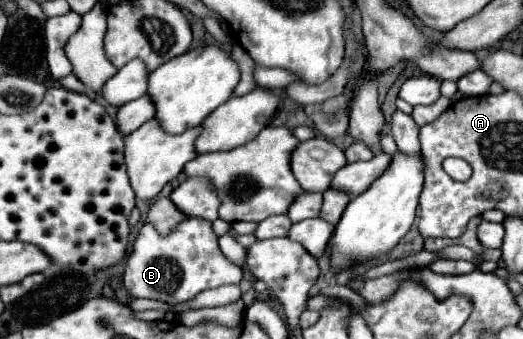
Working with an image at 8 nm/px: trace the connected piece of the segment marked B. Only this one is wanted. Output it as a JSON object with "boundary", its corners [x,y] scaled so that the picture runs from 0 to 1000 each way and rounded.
{"boundary":[[[358,643],[342,655],[319,696],[300,690],[289,661],[277,661],[243,755],[235,832],[258,879],[289,879],[319,897],[358,891],[396,850],[419,850],[426,838],[457,838],[465,796],[430,761],[419,737],[415,690],[403,655],[380,643]]]}

